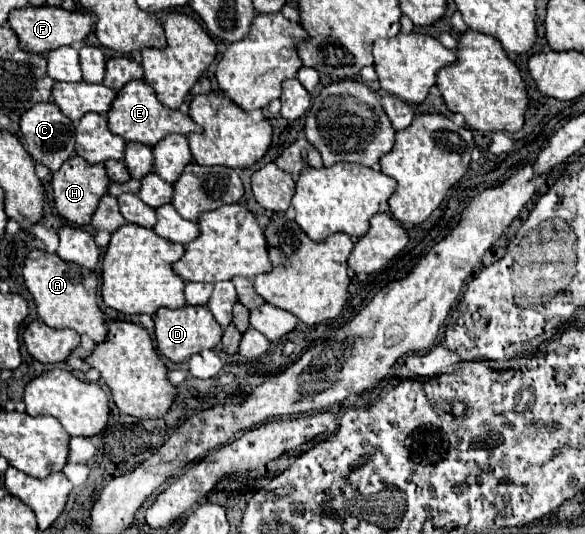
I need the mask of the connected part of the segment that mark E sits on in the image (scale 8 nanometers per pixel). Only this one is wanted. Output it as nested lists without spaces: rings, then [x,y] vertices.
[[[132,80],[130,84],[126,84],[124,88],[120,88],[116,100],[112,102],[108,114],[108,128],[122,136],[124,140],[132,140],[132,142],[142,142],[148,146],[154,146],[158,140],[162,140],[166,134],[190,134],[190,132],[202,132],[202,128],[188,116],[182,114],[180,110],[172,110],[166,108],[158,102],[154,90],[144,82],[144,80]]]

